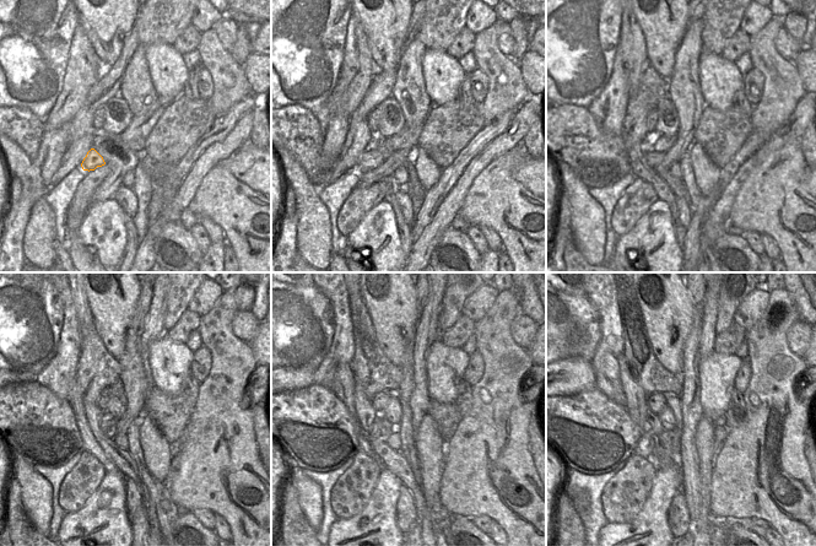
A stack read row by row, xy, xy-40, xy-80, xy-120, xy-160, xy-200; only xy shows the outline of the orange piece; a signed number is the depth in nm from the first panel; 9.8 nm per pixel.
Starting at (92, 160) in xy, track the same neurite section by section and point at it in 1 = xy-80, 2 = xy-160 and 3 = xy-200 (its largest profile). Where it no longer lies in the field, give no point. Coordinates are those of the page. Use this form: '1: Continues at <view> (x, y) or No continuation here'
1: Continues at xy-80 (653, 158)
2: Continues at xy-160 (376, 432)
3: Continues at xy-200 (652, 427).

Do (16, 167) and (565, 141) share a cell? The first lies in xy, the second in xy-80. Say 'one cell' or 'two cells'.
two cells

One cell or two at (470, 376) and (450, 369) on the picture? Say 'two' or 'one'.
two

